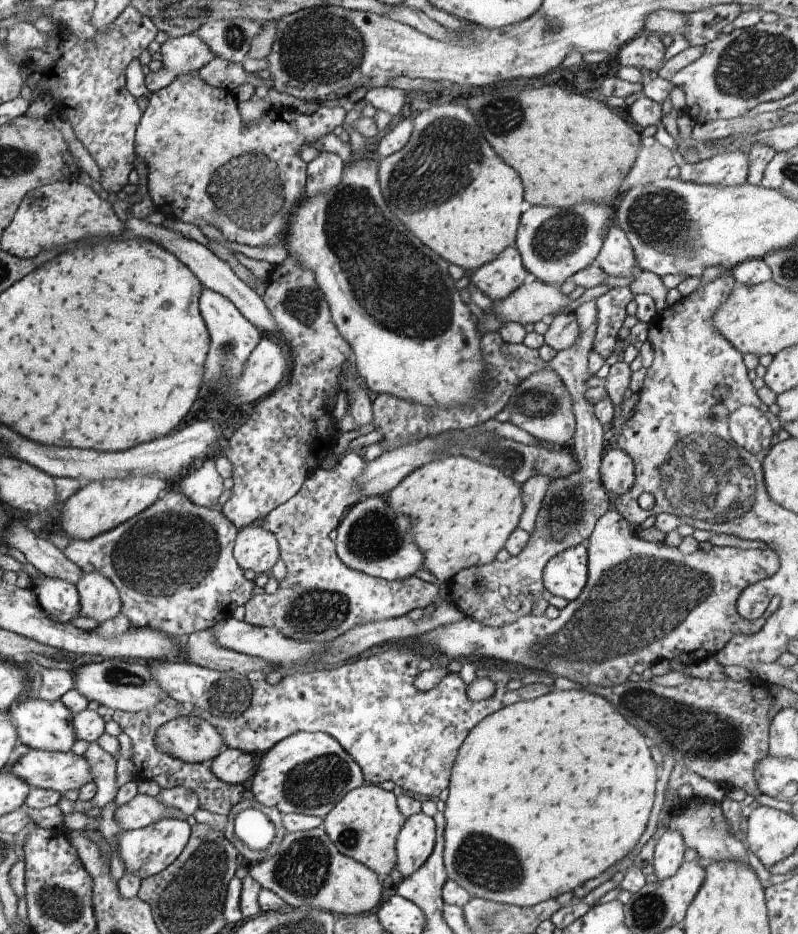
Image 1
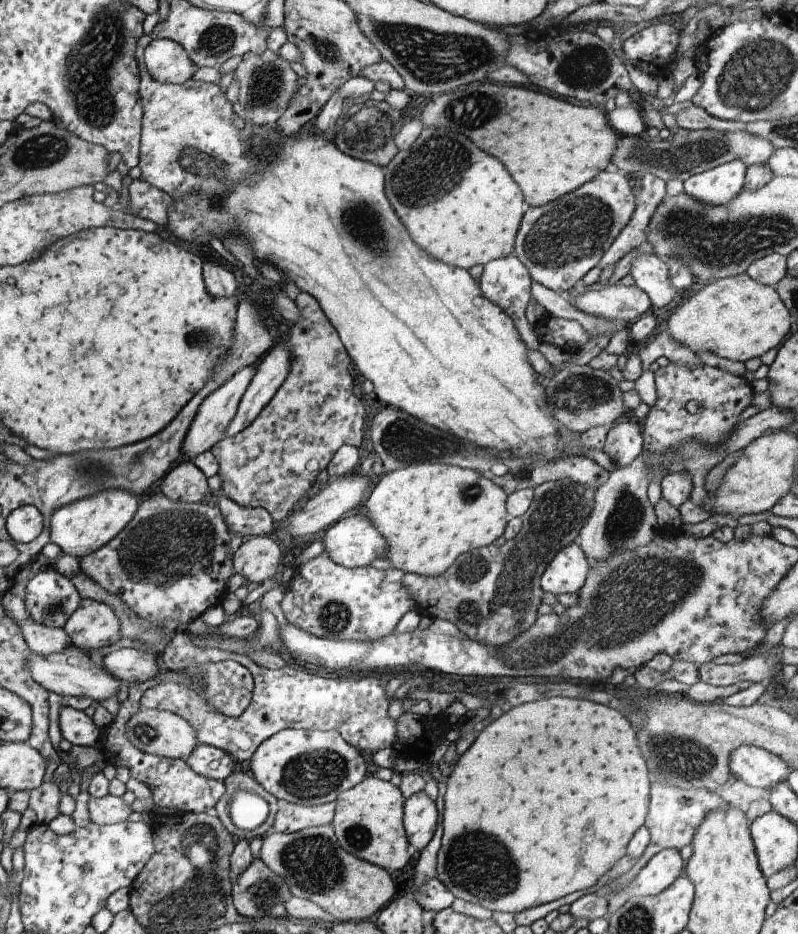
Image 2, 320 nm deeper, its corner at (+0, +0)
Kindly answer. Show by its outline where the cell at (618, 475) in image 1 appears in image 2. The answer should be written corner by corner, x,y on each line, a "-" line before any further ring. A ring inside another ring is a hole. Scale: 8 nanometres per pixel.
614,423
609,427
603,451
618,468
628,466
643,452
643,434
638,423

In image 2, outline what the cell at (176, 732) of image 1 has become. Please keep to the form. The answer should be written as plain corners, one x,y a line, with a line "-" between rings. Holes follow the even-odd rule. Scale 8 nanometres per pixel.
140,706
139,711
127,722
128,740
143,753
186,761
199,744
195,728
180,715
170,711
149,709

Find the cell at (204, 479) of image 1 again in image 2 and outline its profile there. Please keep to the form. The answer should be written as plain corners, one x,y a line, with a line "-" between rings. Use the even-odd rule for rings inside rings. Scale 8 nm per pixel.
190,460
170,468
157,491
164,493
171,501
199,503
208,492
212,492
207,479
204,472

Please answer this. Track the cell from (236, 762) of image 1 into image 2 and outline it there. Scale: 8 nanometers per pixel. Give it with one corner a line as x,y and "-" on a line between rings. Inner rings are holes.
200,743
186,761
196,774
224,782
232,774
236,760
221,748

